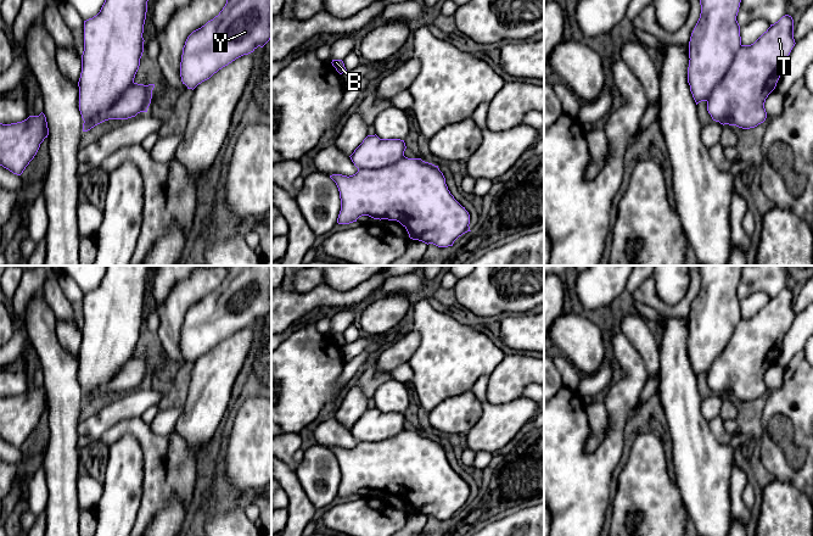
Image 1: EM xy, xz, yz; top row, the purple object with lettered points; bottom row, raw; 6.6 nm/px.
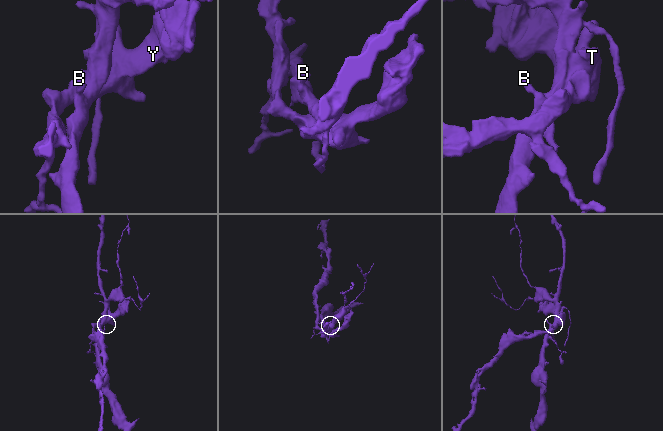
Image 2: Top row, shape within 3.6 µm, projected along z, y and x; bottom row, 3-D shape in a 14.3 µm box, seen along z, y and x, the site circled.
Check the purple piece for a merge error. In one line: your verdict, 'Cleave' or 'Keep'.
Cleave

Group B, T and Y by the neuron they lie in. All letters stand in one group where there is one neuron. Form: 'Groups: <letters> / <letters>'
Groups: B / T Y

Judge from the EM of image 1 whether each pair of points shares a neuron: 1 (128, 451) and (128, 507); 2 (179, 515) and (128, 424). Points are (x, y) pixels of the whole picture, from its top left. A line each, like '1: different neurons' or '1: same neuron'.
1: same neuron
2: different neurons

